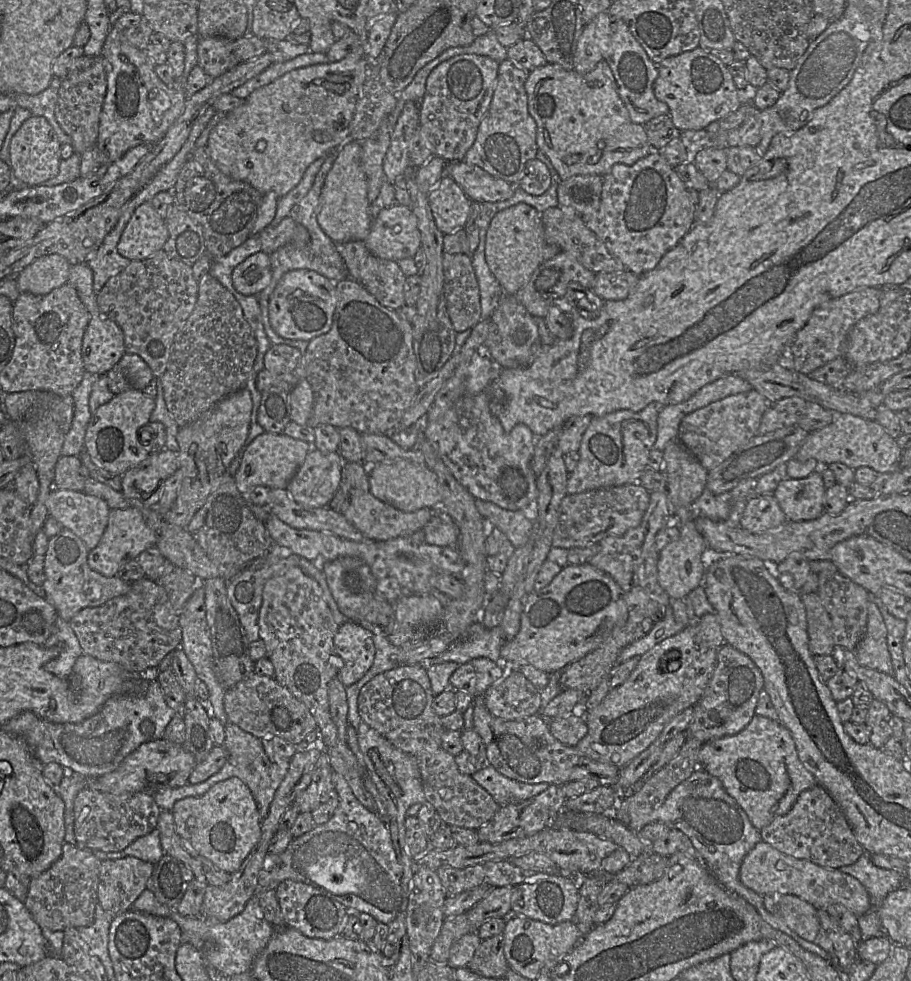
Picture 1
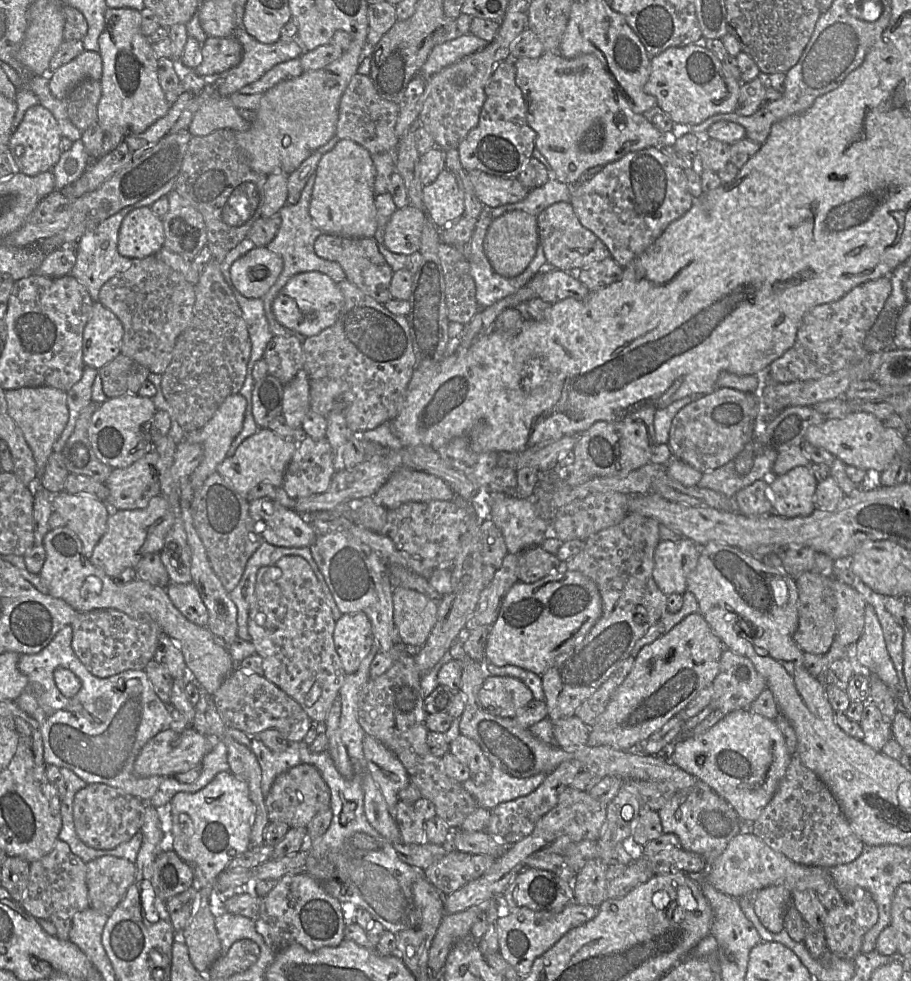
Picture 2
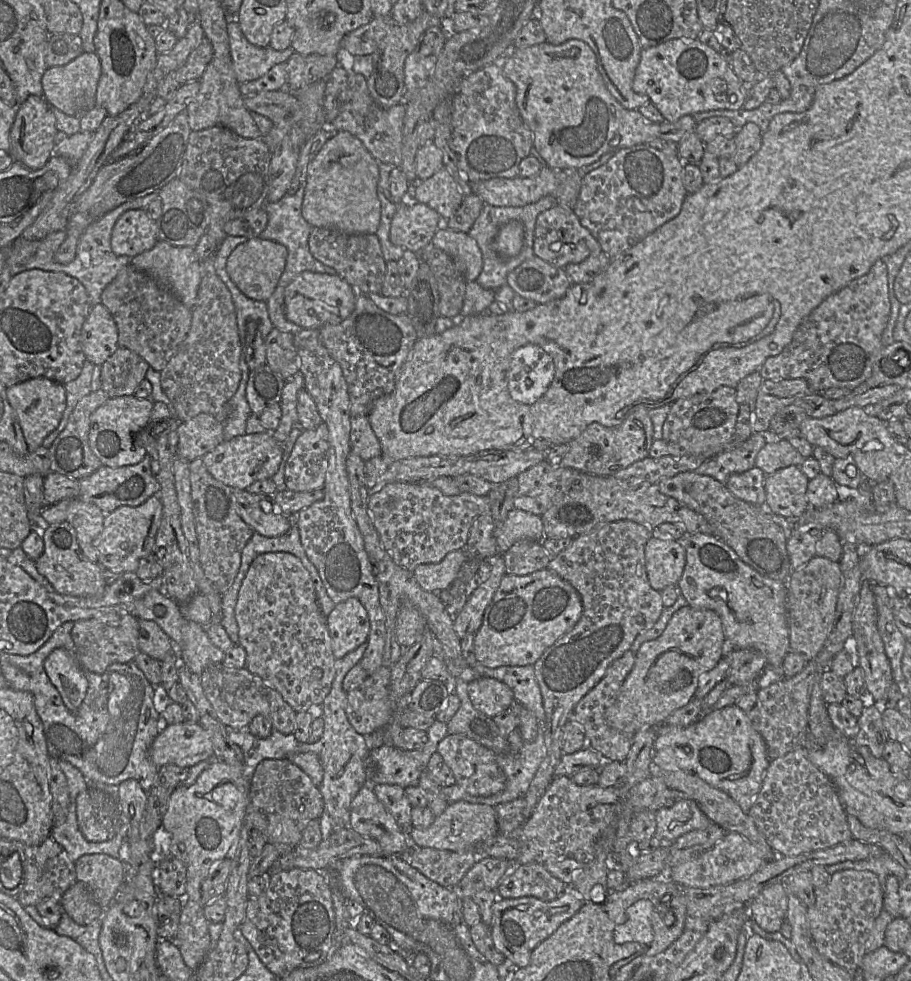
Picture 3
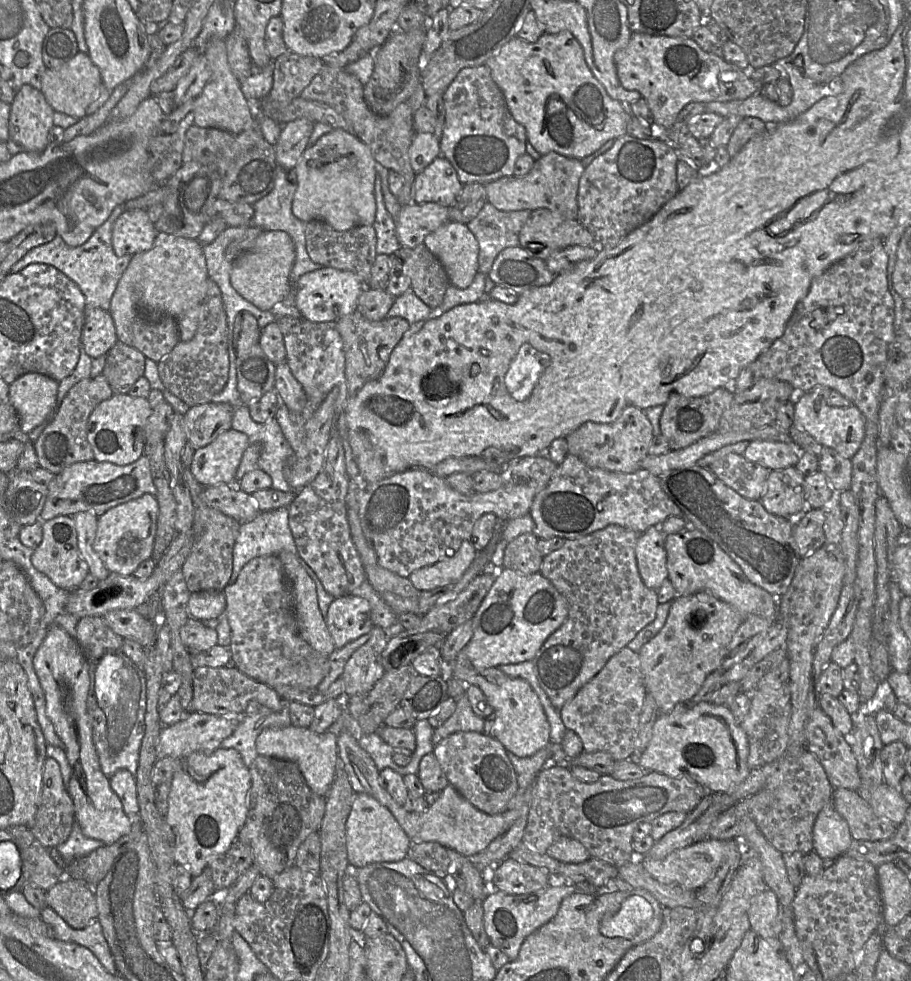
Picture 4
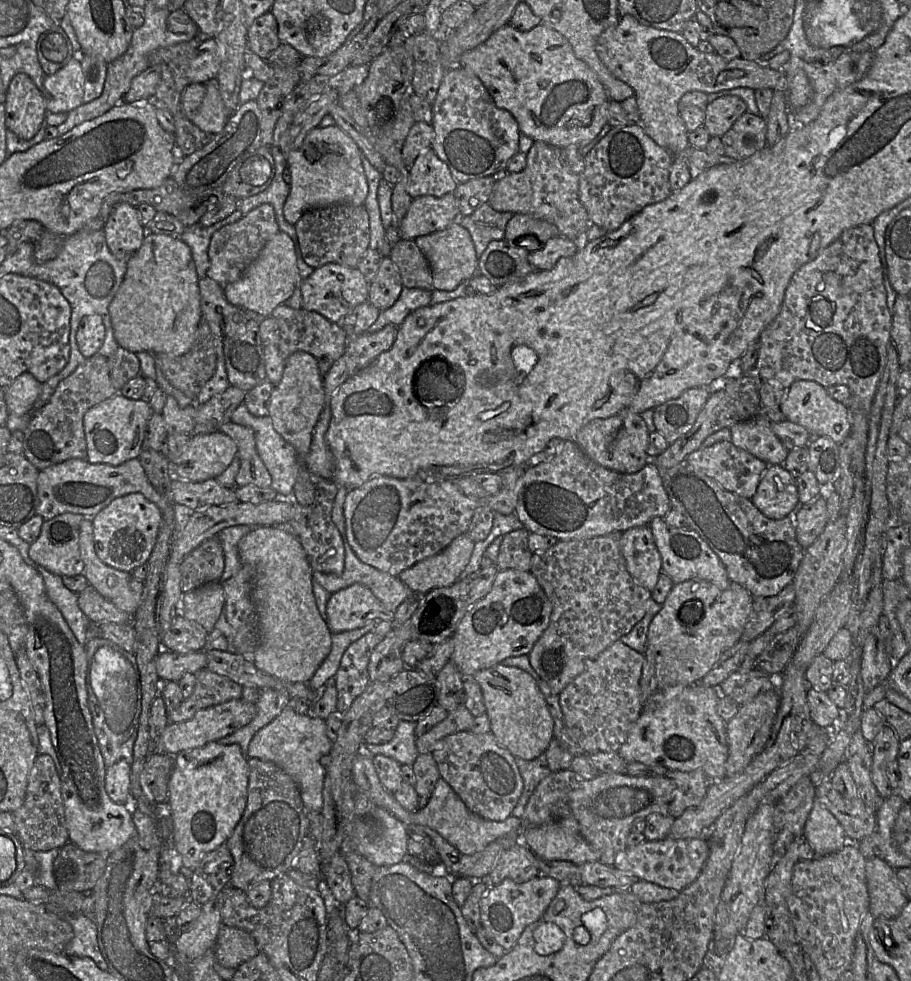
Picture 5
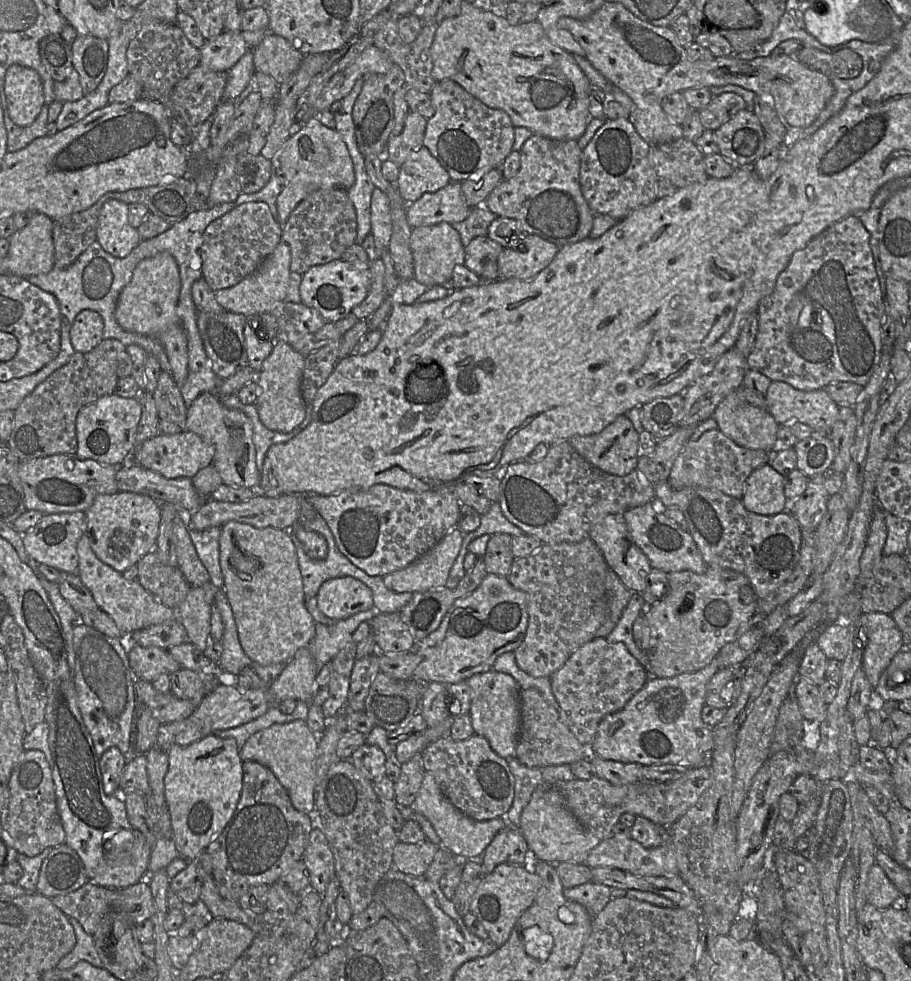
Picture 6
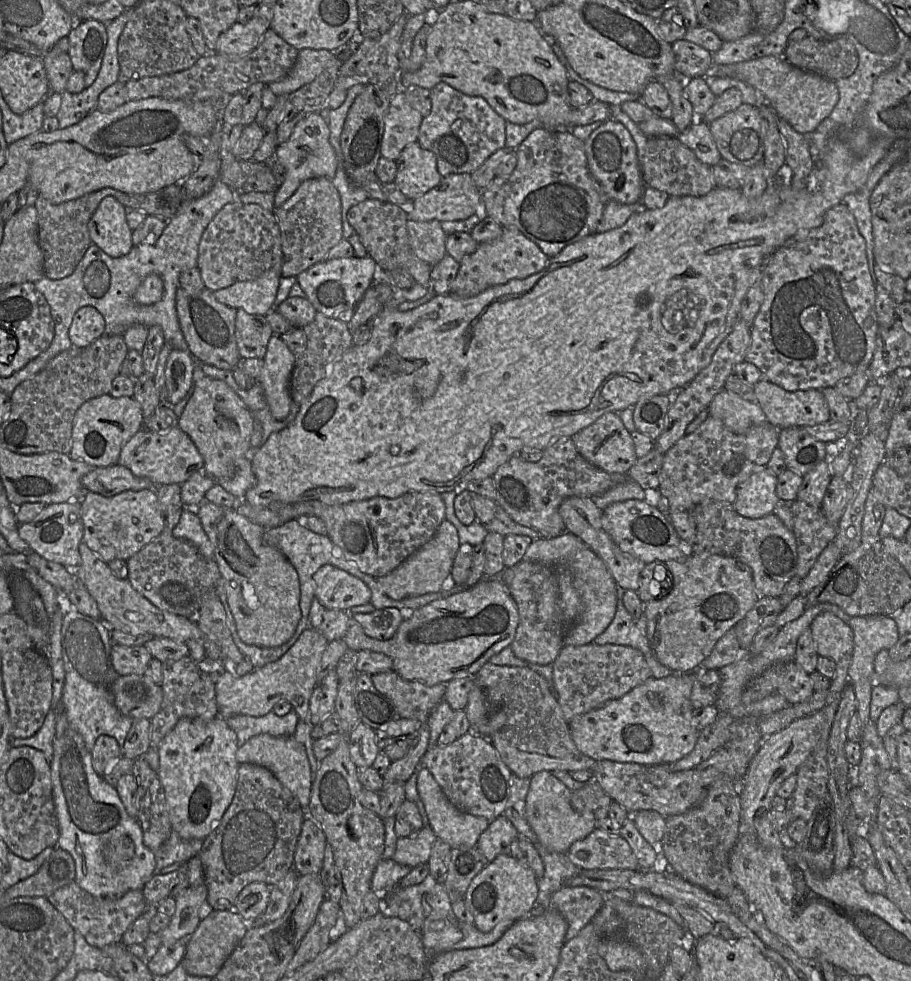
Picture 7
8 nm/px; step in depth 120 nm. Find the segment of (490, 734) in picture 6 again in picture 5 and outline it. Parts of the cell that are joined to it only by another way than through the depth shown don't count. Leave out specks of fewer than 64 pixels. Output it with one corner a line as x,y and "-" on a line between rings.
497,664
475,672
472,677
481,688
490,732
497,743
514,757
526,760
545,753
554,738
554,722
544,696
531,675
519,668

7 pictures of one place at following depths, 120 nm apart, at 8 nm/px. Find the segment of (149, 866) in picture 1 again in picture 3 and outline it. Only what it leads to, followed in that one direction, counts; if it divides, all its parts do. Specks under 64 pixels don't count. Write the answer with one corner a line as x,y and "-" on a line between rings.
85,854
75,863
77,881
85,884
105,911
124,882
126,865
107,854

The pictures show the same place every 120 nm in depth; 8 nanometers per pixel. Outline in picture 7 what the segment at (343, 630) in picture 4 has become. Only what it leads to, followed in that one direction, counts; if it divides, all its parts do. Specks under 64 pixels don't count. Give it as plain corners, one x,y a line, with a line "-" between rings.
334,565
321,566
313,579
315,597
327,609
349,612
352,607
371,601
372,592
365,582

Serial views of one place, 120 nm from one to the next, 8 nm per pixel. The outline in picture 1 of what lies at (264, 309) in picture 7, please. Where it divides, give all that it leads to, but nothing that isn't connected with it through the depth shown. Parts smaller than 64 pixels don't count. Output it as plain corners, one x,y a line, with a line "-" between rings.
261,251
247,257
232,272
234,288
245,296
258,297
258,294
270,284
271,279
270,256

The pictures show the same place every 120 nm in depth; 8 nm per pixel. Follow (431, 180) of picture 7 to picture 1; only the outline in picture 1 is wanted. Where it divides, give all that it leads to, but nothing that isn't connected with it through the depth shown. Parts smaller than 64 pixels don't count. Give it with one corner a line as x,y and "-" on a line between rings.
445,174
427,198
434,221
443,234
465,227
472,200
450,176

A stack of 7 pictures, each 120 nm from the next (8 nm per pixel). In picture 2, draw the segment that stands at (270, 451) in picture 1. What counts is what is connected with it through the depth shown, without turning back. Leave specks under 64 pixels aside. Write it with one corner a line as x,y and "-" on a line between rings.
259,429
238,446
233,456
227,456
217,466
216,472
242,496
246,496
253,487
261,482
280,488
287,466
297,446
298,443
292,439
278,436
269,429

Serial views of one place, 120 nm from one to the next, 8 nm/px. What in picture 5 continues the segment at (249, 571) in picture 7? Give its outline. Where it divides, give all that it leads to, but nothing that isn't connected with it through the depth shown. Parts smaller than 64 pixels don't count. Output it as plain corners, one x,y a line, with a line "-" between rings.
255,527
249,533
247,533
238,543
238,554
242,564
242,567
247,567
251,571
252,575
252,599
255,605
257,614
257,624
259,632
259,644
251,656
251,661
261,671
273,675
285,682
302,682
308,683
313,677
314,673
328,656
331,650
331,630
326,621
321,617
317,608
315,597
313,595
313,584
312,584
312,571
307,555
302,548
297,538
288,530
281,527

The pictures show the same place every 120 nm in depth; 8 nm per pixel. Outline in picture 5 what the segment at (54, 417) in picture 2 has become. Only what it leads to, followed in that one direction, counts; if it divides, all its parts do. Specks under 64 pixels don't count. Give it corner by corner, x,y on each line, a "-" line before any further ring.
23,373
5,388
9,413
24,415
31,411
42,391
42,383
33,375

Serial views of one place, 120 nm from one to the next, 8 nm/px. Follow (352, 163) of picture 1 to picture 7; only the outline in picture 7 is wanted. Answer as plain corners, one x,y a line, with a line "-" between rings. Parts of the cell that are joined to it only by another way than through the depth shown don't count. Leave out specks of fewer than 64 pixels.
310,113
296,124
289,139
277,146
274,160
285,168
286,179
276,191
274,200
276,208
286,202
304,181
319,177
333,179
339,161
329,137
329,126
321,114

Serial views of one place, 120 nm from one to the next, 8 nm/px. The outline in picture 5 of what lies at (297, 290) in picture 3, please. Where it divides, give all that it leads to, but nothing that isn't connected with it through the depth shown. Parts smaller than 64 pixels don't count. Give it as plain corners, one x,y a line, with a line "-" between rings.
328,263
315,268
301,284
302,309
316,312
330,322
337,323
355,307
368,300
369,283
356,267

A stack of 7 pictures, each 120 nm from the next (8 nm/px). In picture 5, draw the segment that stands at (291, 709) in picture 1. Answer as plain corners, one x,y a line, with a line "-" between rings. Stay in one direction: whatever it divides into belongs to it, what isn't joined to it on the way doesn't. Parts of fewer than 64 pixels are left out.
207,668
201,669
195,675
196,683
190,697
183,700
177,709
167,712
170,723
187,721
199,710
242,697
243,686
225,676

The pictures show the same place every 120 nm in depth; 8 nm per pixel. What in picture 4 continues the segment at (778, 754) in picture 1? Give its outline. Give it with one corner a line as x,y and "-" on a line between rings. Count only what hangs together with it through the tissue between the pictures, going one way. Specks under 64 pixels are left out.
702,701
694,705
678,703
671,712
659,714
651,740
636,763
647,771
687,778
708,791
725,792
748,776
748,755
747,735
729,707

